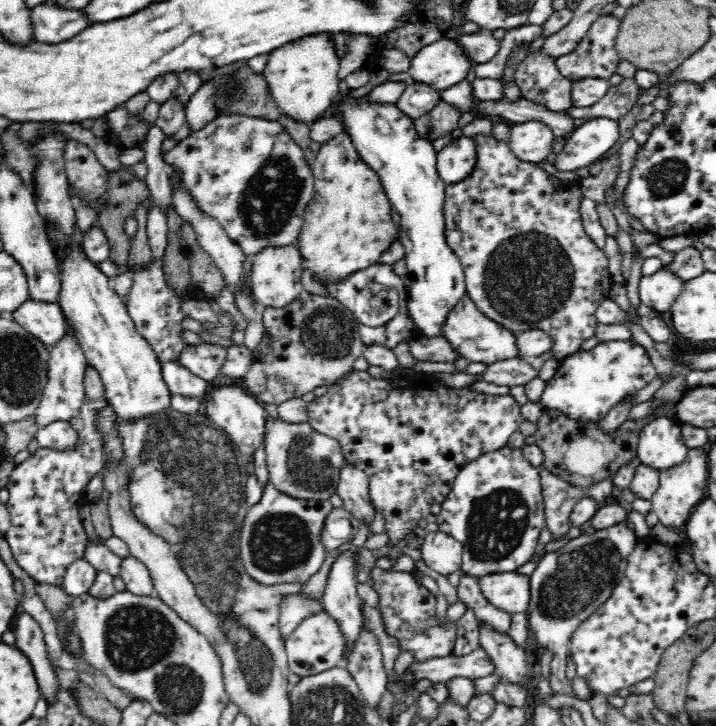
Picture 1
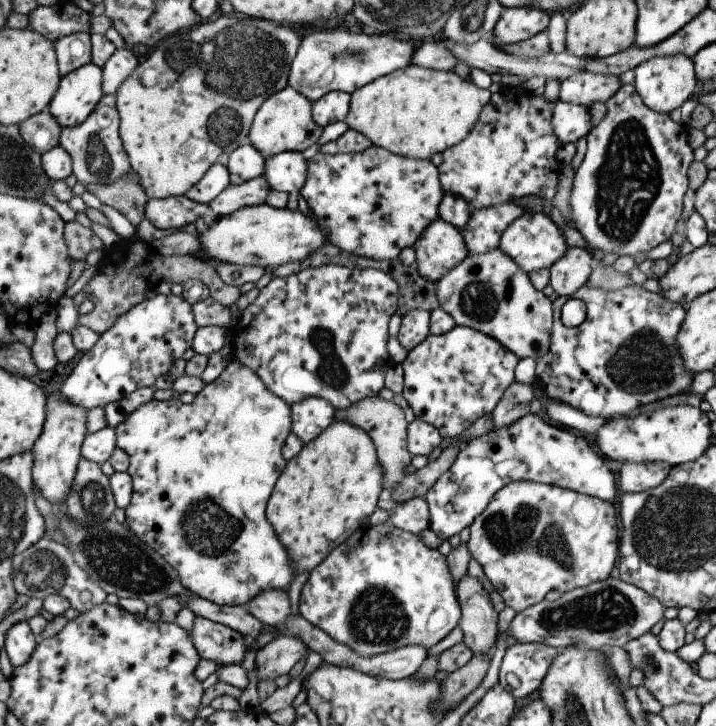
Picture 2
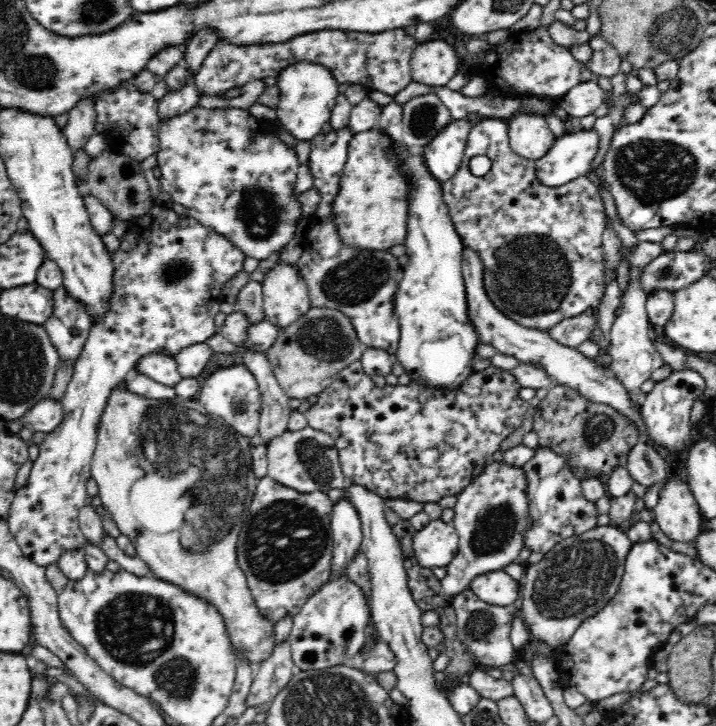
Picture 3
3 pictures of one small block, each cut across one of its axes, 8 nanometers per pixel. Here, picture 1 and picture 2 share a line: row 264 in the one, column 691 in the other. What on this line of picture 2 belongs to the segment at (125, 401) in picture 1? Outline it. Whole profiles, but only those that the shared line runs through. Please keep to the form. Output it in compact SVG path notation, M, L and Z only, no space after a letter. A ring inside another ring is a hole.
M682 54L647 59L632 71L634 74L633 88L643 104L658 113L668 114L671 110L679 108L683 102L691 98L697 86L692 60Z

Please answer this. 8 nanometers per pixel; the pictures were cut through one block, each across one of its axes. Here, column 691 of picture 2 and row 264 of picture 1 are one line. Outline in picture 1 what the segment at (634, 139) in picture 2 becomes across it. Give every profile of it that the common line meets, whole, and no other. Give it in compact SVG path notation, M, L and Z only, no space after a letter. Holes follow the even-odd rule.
M163 261L152 262L138 274L133 275L134 283L132 291L127 298L126 306L128 314L134 321L136 331L144 335L148 343L154 347L156 355L162 359L162 362L170 360L172 357L178 357L180 351L186 346L181 340L182 332L186 331L178 325L178 319L186 315L180 309L180 304L184 299L190 296L190 293L182 296L177 294L164 283L162 274Z

